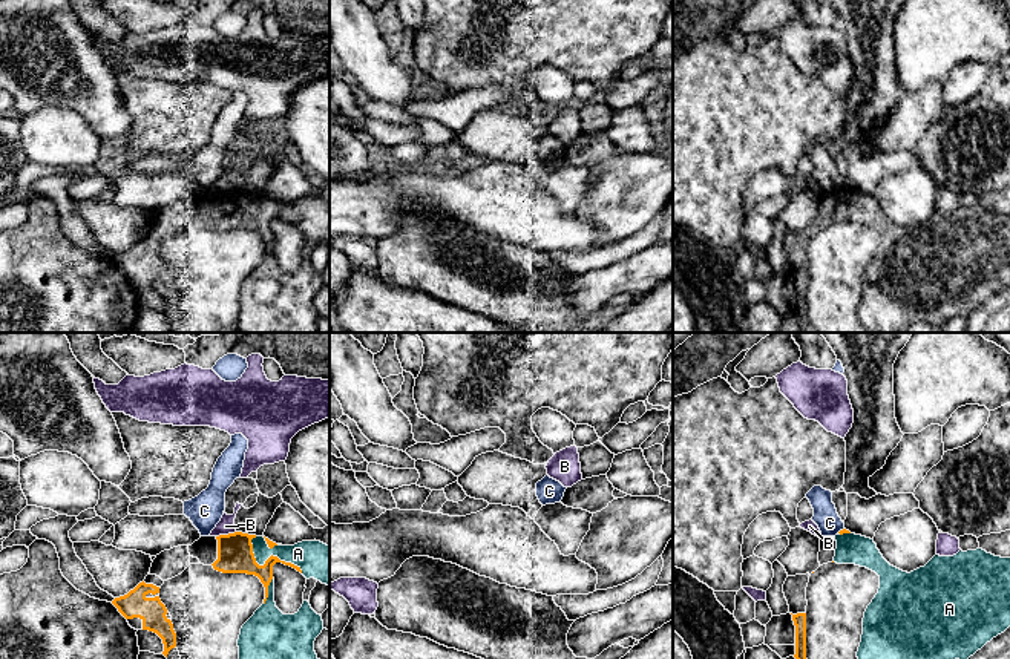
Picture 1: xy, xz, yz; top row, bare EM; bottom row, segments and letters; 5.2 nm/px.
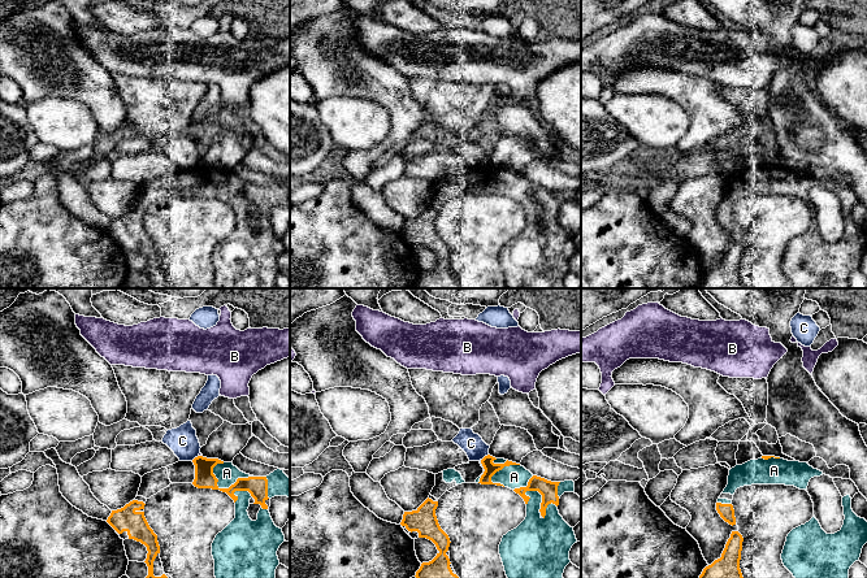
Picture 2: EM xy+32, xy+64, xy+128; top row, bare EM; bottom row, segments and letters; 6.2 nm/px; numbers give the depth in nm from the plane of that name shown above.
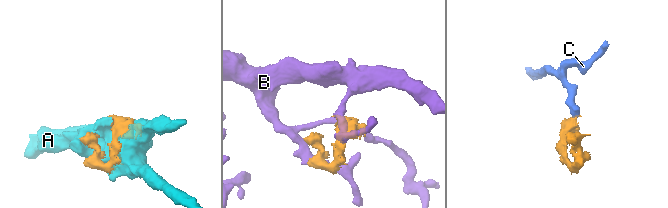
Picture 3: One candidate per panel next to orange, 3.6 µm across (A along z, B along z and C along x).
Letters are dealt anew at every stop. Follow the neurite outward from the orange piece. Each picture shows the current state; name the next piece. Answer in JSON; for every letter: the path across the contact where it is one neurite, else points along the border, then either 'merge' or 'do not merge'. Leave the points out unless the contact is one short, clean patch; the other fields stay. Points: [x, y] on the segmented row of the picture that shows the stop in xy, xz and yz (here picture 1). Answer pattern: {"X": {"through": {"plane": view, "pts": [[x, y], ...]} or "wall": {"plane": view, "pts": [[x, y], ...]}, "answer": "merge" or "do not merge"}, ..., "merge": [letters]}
{"A": {"answer": "merge"}, "B": {"answer": "do not merge"}, "C": {"answer": "do not merge"}, "merge": ["A"]}

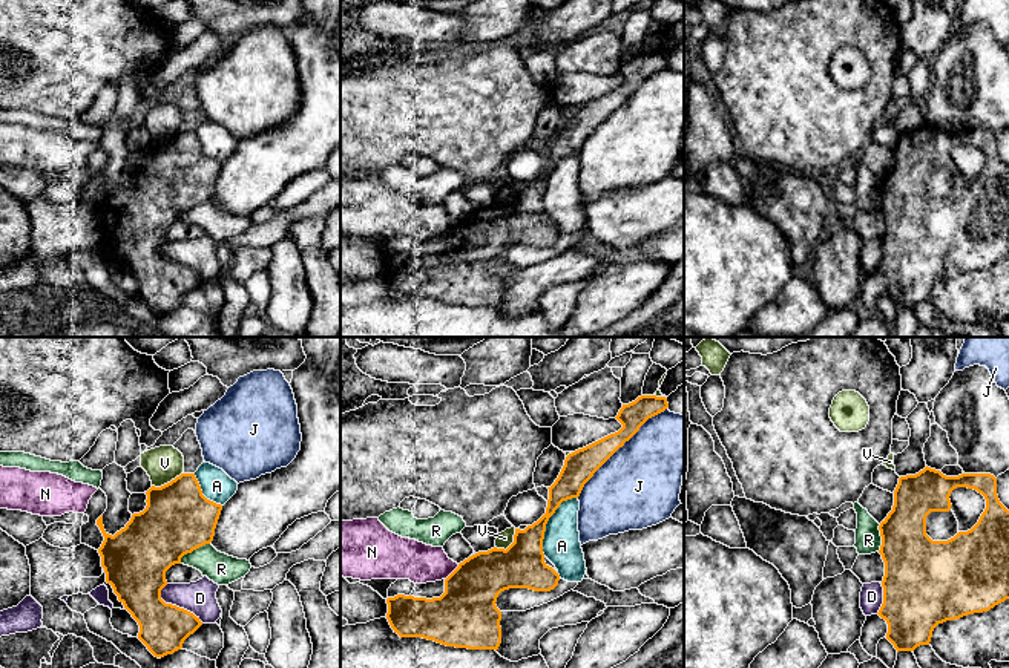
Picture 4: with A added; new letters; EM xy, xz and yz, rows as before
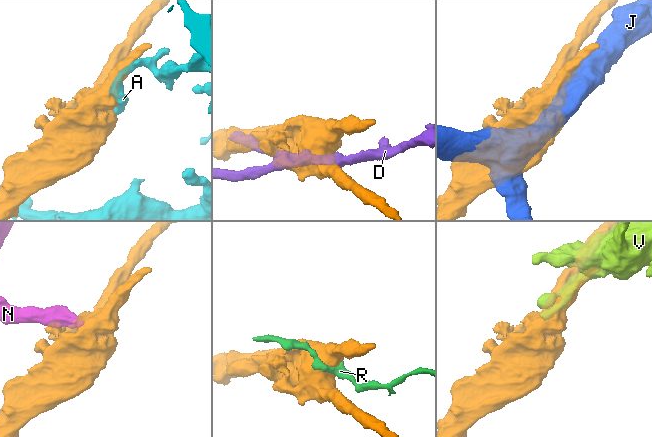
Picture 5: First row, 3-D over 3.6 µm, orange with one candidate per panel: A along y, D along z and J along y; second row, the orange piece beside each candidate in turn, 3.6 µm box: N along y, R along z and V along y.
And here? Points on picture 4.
{"A": {"answer": "do not merge"}, "D": {"answer": "do not merge"}, "J": {"answer": "do not merge"}, "N": {"answer": "do not merge"}, "R": {"answer": "do not merge"}, "V": {"answer": "do not merge"}, "merge": []}

